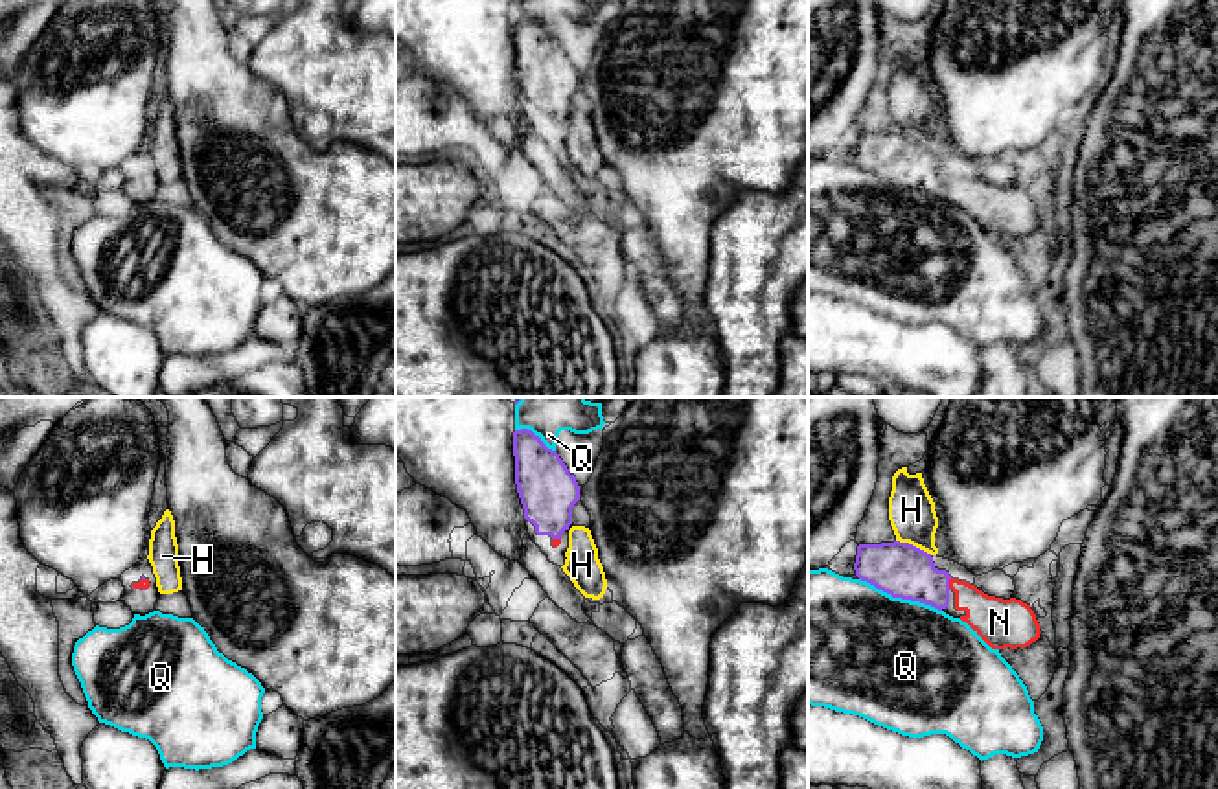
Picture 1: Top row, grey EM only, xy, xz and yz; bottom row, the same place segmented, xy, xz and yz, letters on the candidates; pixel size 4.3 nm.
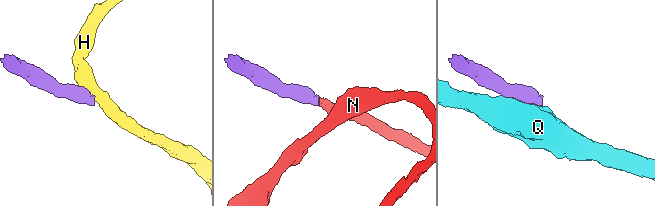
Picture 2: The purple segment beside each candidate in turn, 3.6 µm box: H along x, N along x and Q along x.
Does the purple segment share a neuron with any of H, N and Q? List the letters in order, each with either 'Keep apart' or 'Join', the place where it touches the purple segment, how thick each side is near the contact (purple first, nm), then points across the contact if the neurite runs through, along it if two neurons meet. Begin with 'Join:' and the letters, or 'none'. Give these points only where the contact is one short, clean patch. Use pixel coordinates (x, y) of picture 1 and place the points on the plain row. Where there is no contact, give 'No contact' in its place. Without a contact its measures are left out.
Join: N
H: Keep apart. Touches purple at yz (915, 135). Thickness 240 nm (purple) against 200 nm. Boundary: yz (896, 127), (931, 142)
N: Join. Touches purple at yz (948, 171). Thickness 240 nm (purple) against 180 nm. Path across: yz (898, 157), (924, 171), (948, 171), (959, 175), (992, 206)
Q: Keep apart. Touches purple at yz (900, 184). Thickness 240 nm (purple) against 480 nm

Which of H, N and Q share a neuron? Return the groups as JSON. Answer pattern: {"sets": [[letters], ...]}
{"sets": [["H"], ["N"], ["Q"]]}

